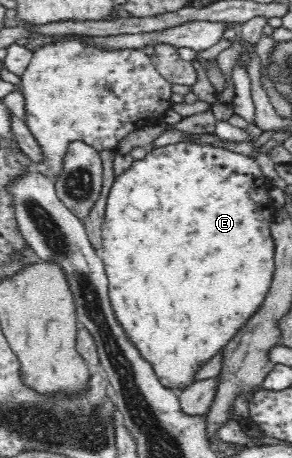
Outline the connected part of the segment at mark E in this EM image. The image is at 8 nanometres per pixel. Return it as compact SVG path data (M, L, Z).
M183 141L149 148L143 159L133 160L127 170L115 176L107 196L100 251L108 277L108 294L115 316L125 326L129 340L137 345L145 360L153 364L157 376L165 386L174 389L192 384L193 374L197 372L194 367L199 362L211 359L261 305L275 271L275 242L270 232L271 222L275 218L275 206L269 196L271 188L269 179L263 174L257 160L220 147Z

